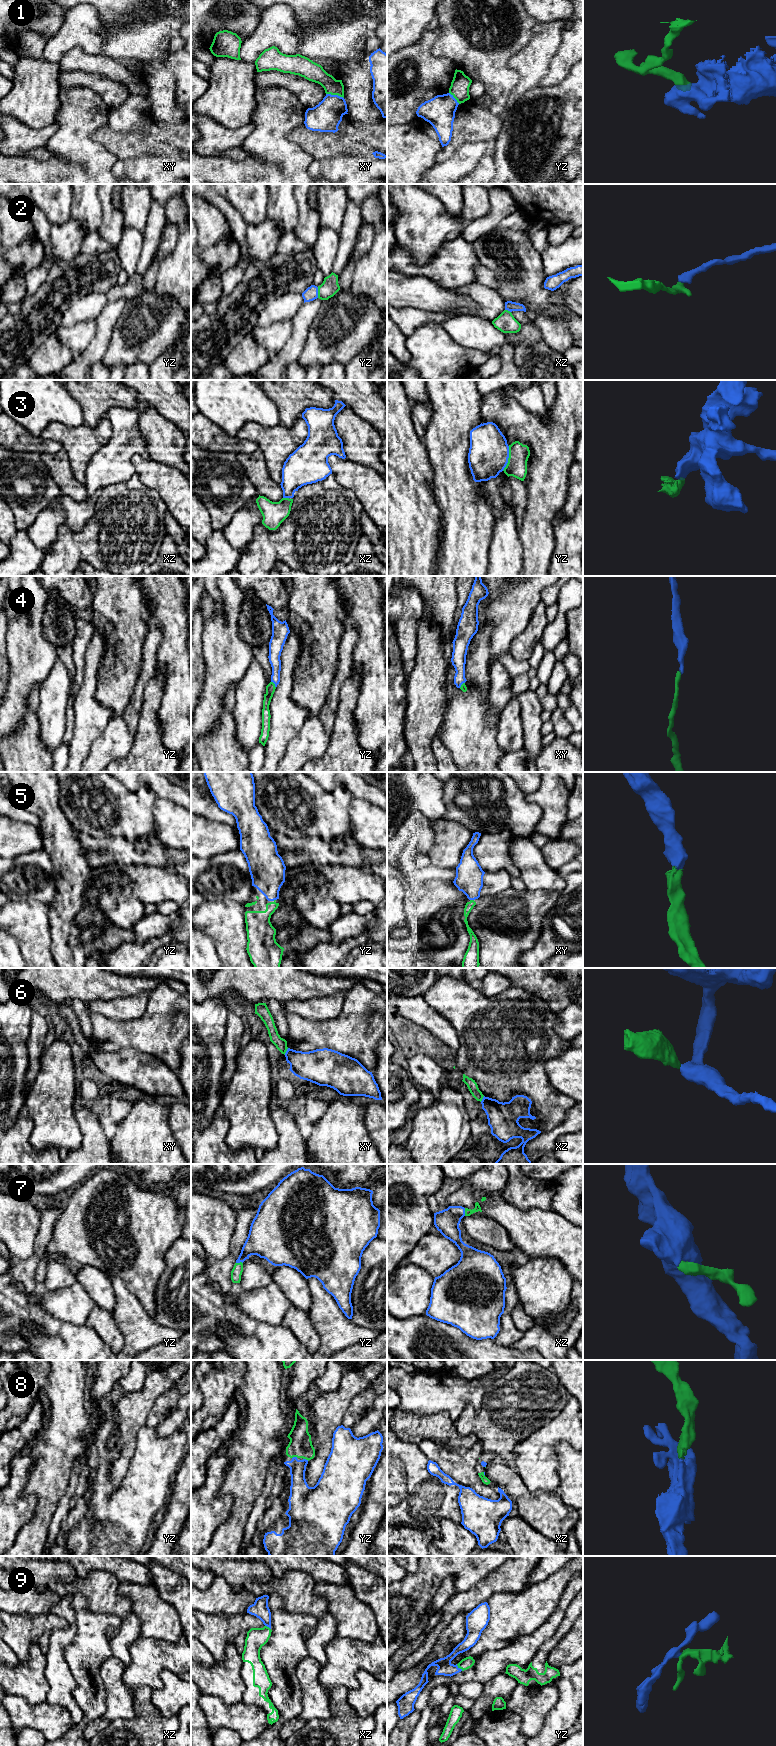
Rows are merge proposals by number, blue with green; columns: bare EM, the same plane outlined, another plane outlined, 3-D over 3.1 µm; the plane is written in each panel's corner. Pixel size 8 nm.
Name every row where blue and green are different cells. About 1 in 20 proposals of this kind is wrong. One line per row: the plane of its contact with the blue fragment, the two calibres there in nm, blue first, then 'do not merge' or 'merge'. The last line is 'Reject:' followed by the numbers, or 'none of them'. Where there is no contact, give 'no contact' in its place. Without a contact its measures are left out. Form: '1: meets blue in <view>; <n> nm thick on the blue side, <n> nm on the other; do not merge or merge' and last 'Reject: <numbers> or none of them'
1: meets blue in xy; 240 nm thick on the blue side, 150 nm on the other; merge
2: meets blue in yz; 110 nm thick on the blue side, 140 nm on the other; merge
3: meets blue in yz; 320 nm thick on the blue side, 160 nm on the other; merge
4: meets blue in yz; 100 nm thick on the blue side, 80 nm on the other; merge
5: meets blue in xy; 220 nm thick on the blue side, 70 nm on the other; merge
6: meets blue in xy; 240 nm thick on the blue side, 100 nm on the other; do not merge
7: meets blue in xz; 200 nm thick on the blue side, 60 nm on the other; merge
8: meets blue in yz; 140 nm thick on the blue side, 190 nm on the other; merge
9: meets blue in yz; 120 nm thick on the blue side, 90 nm on the other; merge
Reject: 6

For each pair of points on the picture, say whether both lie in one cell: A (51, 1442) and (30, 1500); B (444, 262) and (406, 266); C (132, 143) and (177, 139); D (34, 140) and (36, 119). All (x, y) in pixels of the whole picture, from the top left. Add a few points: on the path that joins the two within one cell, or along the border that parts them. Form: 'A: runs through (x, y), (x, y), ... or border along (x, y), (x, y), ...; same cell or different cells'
A: border along (29, 1492), (36, 1496), (36, 1507), (32, 1518); different cells
B: runs through (435, 269), (415, 269); same cell
C: runs through (143, 138), (147, 136), (166, 136); same cell
D: border along (14, 117), (33, 128), (43, 128), (55, 121); different cells

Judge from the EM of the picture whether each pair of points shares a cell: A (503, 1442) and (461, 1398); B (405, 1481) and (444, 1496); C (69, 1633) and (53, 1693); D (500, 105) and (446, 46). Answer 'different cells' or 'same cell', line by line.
A: different cells
B: same cell
C: same cell
D: same cell

